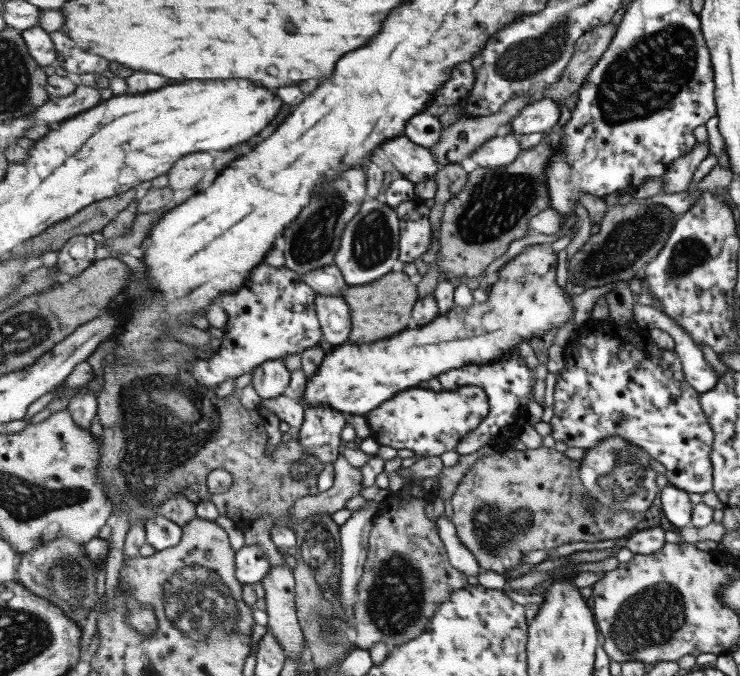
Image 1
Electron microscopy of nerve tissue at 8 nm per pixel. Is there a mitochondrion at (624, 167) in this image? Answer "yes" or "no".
no

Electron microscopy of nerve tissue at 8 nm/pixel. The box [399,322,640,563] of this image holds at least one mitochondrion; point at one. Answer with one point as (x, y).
(495, 529)

